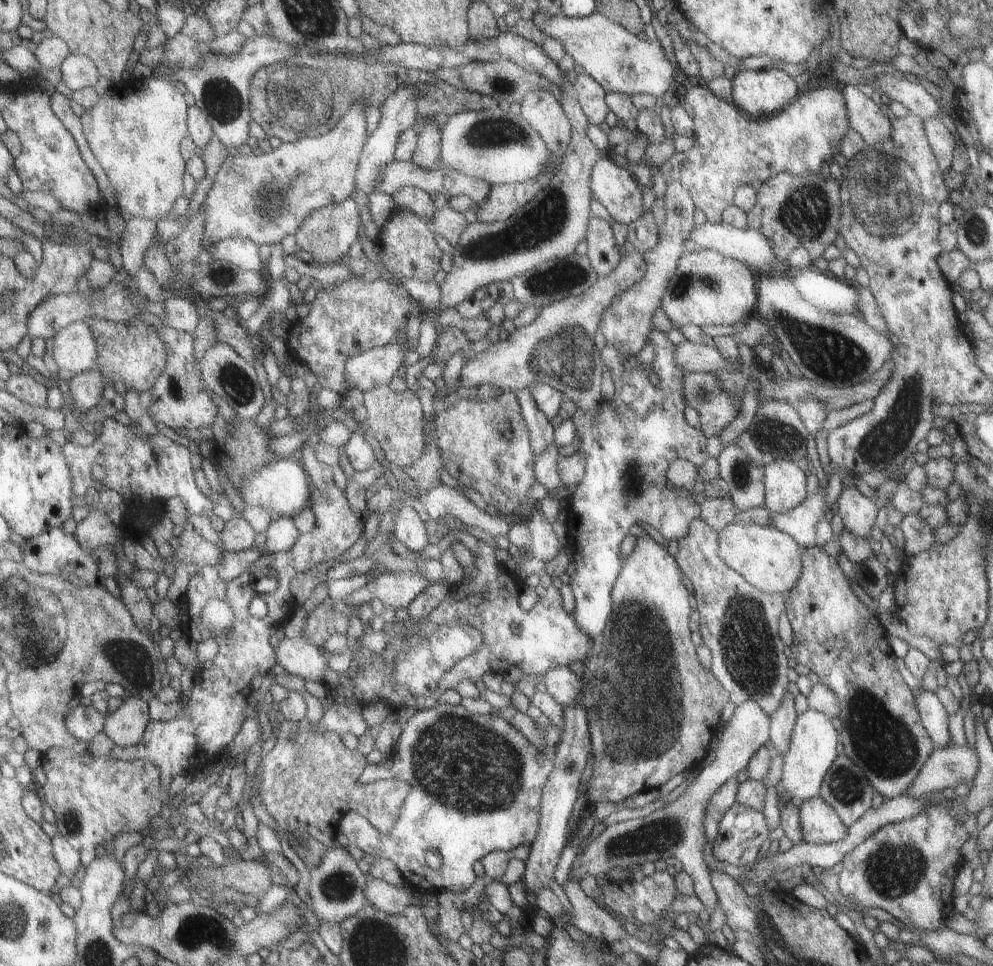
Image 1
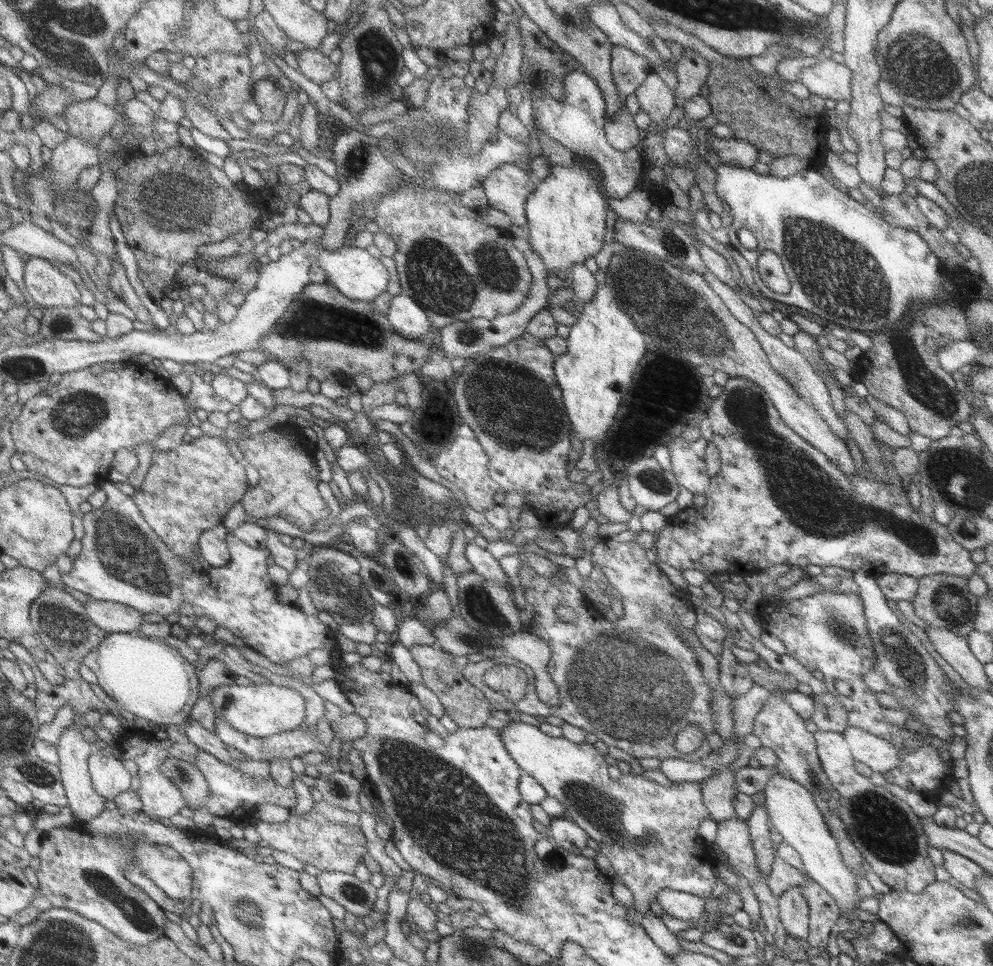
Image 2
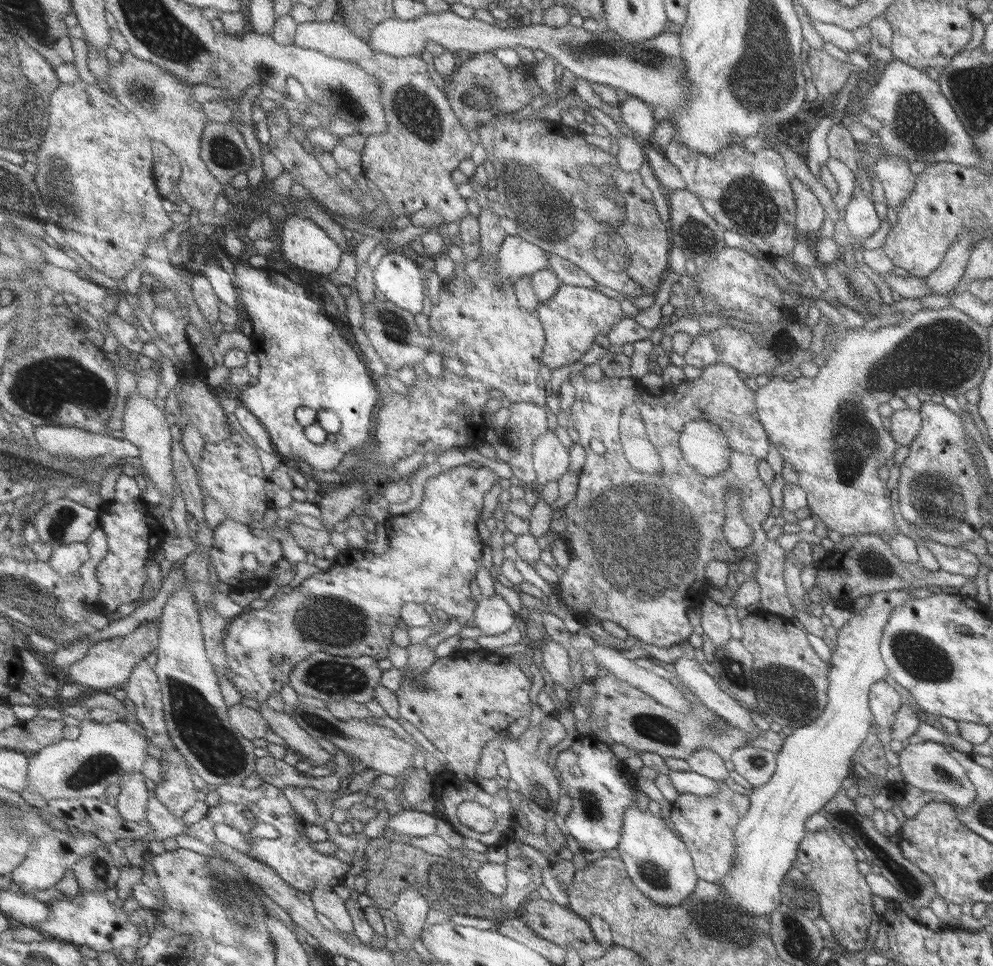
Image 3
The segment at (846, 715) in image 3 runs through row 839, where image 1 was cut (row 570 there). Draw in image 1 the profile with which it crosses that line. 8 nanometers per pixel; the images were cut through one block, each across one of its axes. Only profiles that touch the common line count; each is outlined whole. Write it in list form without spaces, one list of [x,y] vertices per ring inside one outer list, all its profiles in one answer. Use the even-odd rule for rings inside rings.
[[[730,522],[728,526],[724,526],[722,530],[718,531],[718,556],[729,566],[734,572],[746,579],[754,588],[760,592],[768,594],[782,594],[788,592],[790,588],[796,586],[796,582],[800,580],[800,574],[803,570],[802,562],[802,548],[788,533],[778,530],[773,526],[762,526],[750,524],[736,524]]]

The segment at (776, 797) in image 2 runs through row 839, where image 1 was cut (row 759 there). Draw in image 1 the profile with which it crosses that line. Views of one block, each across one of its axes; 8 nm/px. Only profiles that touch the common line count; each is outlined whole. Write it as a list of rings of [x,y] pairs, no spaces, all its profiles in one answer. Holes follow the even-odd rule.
[[[810,709],[797,714],[792,736],[790,736],[790,746],[780,764],[782,767],[780,782],[776,786],[782,786],[784,792],[797,804],[816,796],[824,782],[828,768],[838,758],[839,745],[839,734],[834,728],[831,718],[828,718],[826,714]]]

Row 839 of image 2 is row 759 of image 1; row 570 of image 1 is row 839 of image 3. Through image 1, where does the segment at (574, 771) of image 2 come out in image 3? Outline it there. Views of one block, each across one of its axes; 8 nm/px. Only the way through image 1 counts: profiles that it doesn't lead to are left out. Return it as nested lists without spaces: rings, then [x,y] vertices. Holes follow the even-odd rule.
[[[637,804],[624,812],[622,836],[614,850],[617,850],[617,856],[624,863],[628,878],[656,904],[680,904],[690,898],[697,885],[699,878],[694,872],[693,860],[684,841],[668,828],[659,815],[640,810]]]

